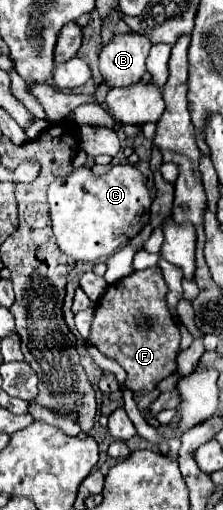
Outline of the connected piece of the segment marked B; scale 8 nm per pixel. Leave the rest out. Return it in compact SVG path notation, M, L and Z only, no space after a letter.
M138 33L114 35L100 51L100 73L110 87L134 85L146 73L144 61L152 43Z

